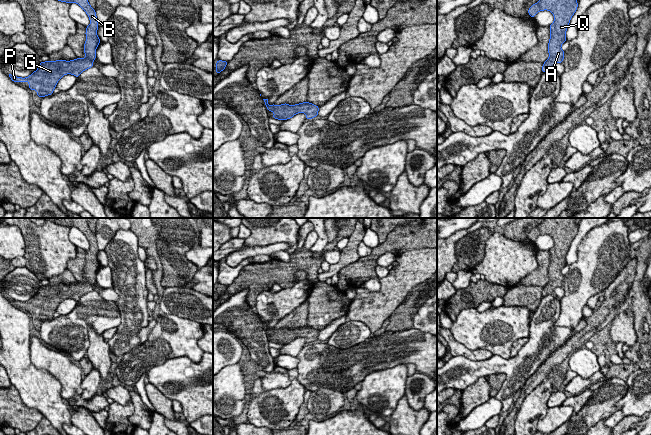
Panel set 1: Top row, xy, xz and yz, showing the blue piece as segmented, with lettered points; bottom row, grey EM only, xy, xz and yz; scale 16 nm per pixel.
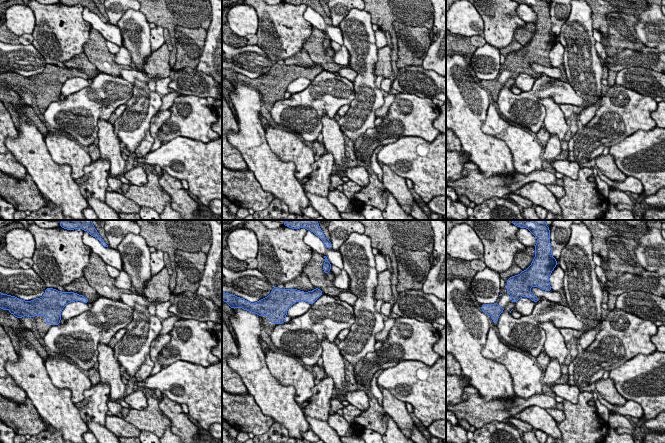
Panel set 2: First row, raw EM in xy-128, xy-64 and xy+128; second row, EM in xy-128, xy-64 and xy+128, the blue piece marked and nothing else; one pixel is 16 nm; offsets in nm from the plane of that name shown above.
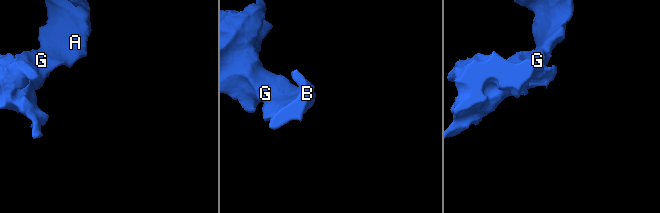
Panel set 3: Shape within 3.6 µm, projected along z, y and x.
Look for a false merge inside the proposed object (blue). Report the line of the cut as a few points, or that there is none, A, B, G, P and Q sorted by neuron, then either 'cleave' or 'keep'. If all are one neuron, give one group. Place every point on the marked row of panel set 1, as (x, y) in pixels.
no cut | A B G P Q | keep

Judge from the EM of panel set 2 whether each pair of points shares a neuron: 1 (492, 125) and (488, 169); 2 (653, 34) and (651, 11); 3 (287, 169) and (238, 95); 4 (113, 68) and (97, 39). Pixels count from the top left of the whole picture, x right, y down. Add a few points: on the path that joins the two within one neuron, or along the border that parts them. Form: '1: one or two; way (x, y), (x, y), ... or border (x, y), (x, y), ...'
1: two; border (486, 112), (481, 129), (500, 138), (509, 150)
2: one; way (653, 28), (652, 17)
3: one; way (267, 157), (250, 140), (250, 127), (247, 115)
4: one; way (106, 61), (97, 52), (97, 46)

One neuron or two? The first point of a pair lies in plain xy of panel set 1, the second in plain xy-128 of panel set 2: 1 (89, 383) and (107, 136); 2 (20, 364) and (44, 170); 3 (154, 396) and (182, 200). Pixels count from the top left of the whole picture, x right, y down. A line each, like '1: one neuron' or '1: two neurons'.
1: two neurons
2: one neuron
3: one neuron

